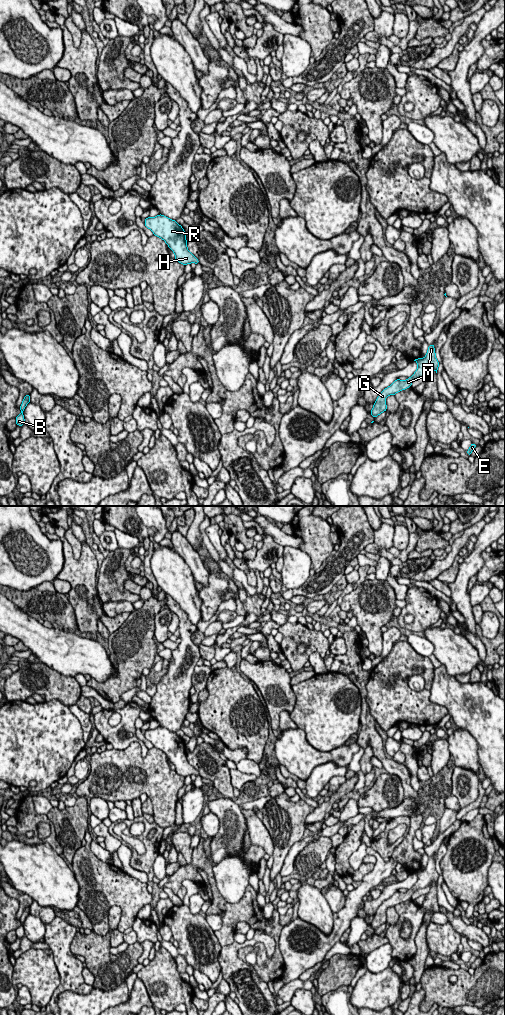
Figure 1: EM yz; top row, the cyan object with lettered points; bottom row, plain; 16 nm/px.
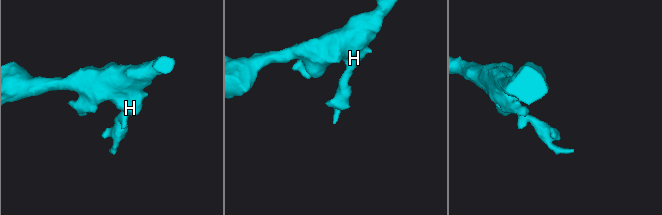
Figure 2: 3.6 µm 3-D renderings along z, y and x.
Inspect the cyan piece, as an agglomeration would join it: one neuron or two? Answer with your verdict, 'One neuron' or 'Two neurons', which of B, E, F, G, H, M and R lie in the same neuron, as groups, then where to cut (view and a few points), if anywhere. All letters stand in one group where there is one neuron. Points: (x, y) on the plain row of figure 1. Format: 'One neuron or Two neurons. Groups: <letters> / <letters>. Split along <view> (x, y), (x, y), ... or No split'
One neuron. Groups: B E F G H M R. No split

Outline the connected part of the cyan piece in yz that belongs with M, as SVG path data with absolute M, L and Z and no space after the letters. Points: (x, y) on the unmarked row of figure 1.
M434 856L429 857L426 868L415 871L417 874L417 882L407 892L400 891L395 892L389 899L385 900L377 909L374 918L371 922L371 927L376 930L379 926L387 922L386 909L389 907L395 907L397 904L411 899L413 893L418 889L425 888L430 885L431 882L438 883L439 874L436 871Z

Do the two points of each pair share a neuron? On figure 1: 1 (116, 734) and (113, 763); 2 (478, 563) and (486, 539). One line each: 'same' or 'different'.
1: different
2: same

